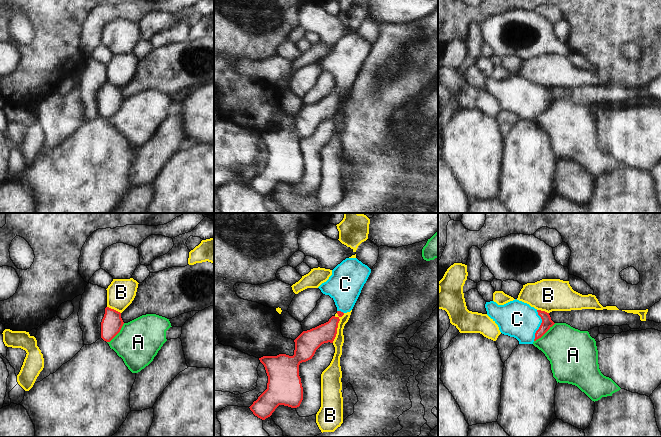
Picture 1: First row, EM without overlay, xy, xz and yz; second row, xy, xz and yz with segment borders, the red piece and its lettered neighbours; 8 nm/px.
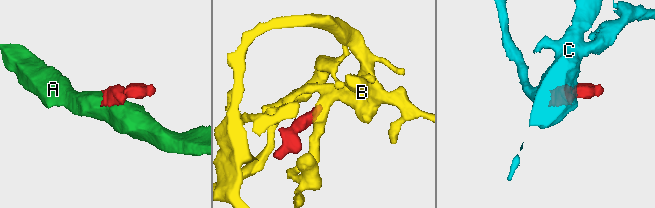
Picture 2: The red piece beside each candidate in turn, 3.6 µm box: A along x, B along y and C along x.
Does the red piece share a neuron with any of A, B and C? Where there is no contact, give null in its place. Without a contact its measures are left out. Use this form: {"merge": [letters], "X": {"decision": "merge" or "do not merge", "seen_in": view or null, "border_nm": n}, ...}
{"merge": ["C"], "A": {"decision": "do not merge", "seen_in": "yz", "border_nm": 220}, "B": {"decision": "do not merge", "seen_in": "xz", "border_nm": 260}, "C": {"decision": "merge", "seen_in": "yz", "border_nm": 260}}

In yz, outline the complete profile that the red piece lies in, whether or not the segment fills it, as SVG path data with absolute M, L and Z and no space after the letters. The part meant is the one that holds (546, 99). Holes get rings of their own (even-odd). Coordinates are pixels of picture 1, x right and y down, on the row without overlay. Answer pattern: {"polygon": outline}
{"polygon": "M517 75L504 81L494 77L486 78L485 84L500 108L516 114L519 120L533 120L555 100L549 89Z"}

